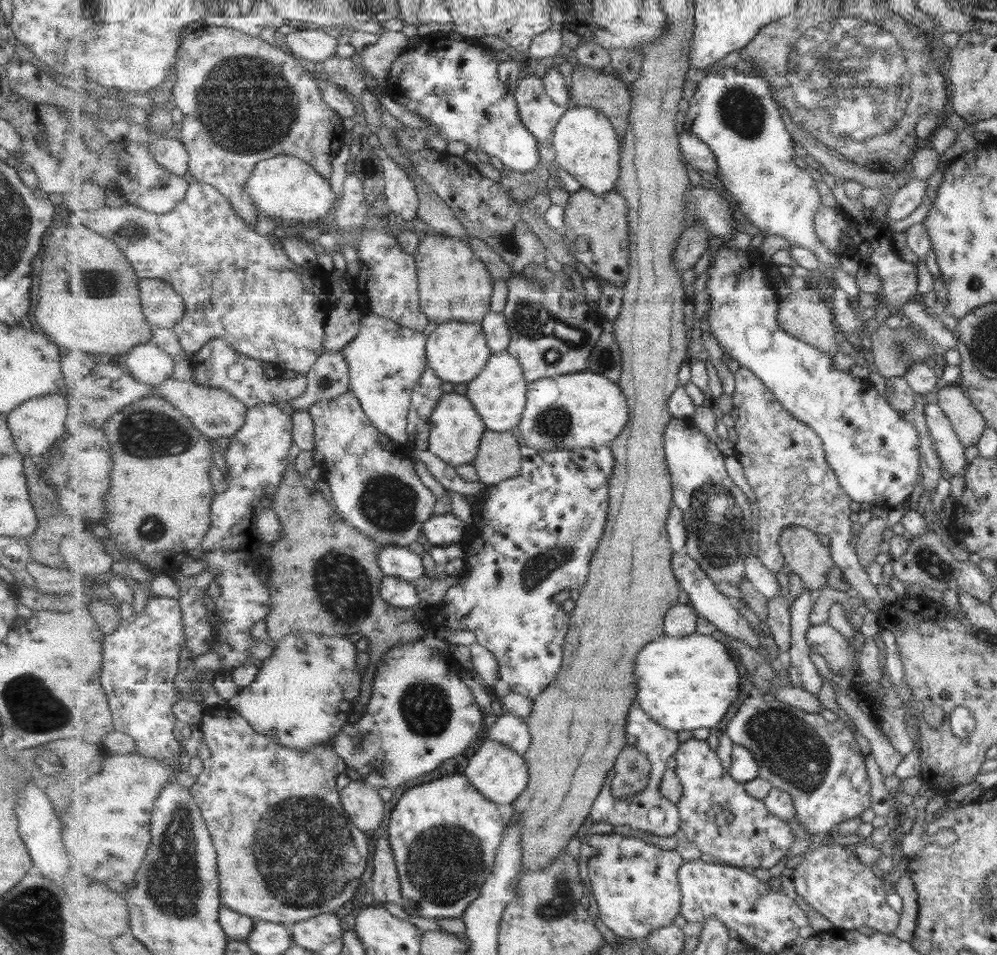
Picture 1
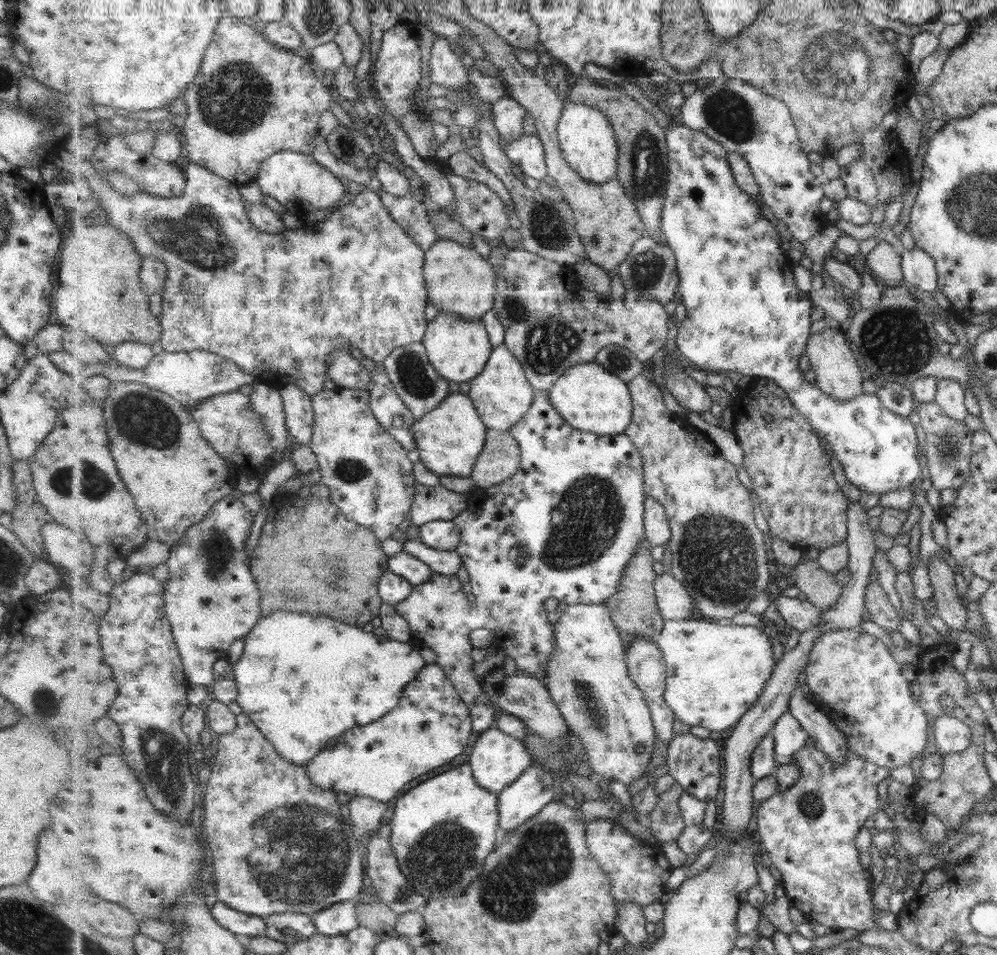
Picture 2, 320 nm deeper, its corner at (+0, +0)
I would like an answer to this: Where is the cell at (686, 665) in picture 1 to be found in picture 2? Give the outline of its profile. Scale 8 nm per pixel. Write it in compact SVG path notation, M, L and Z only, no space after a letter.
M699 616L687 620L666 620L656 641L663 651L667 667L666 701L681 722L689 727L708 728L715 736L727 734L727 728L735 726L741 716L760 699L777 665L769 634L755 625L731 625Z

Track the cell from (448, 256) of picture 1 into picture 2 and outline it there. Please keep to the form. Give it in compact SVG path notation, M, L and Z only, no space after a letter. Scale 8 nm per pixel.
M439 238L426 251L425 278L431 304L440 311L457 313L466 320L481 320L482 316L494 310L498 296L498 278L489 260L485 260L473 246L451 239Z

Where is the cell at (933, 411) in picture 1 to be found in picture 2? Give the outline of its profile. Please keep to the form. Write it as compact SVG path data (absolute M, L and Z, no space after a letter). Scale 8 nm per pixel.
M935 402L917 403L918 426L923 436L923 457L930 484L940 490L957 489L967 478L972 453L972 432L963 422L946 416Z

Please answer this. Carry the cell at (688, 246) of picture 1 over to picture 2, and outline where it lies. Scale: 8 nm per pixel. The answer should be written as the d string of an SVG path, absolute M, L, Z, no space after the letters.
M647 234L641 237L629 253L627 261L621 262L614 276L619 276L625 287L635 291L639 297L652 299L671 307L675 294L680 293L679 271L677 271L676 252L668 245L657 242Z

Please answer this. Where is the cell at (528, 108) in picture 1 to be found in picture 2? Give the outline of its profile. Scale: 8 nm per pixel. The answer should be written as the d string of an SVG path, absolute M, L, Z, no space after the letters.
M503 97L492 105L495 126L502 140L508 144L527 134L524 122L528 110L513 97Z

